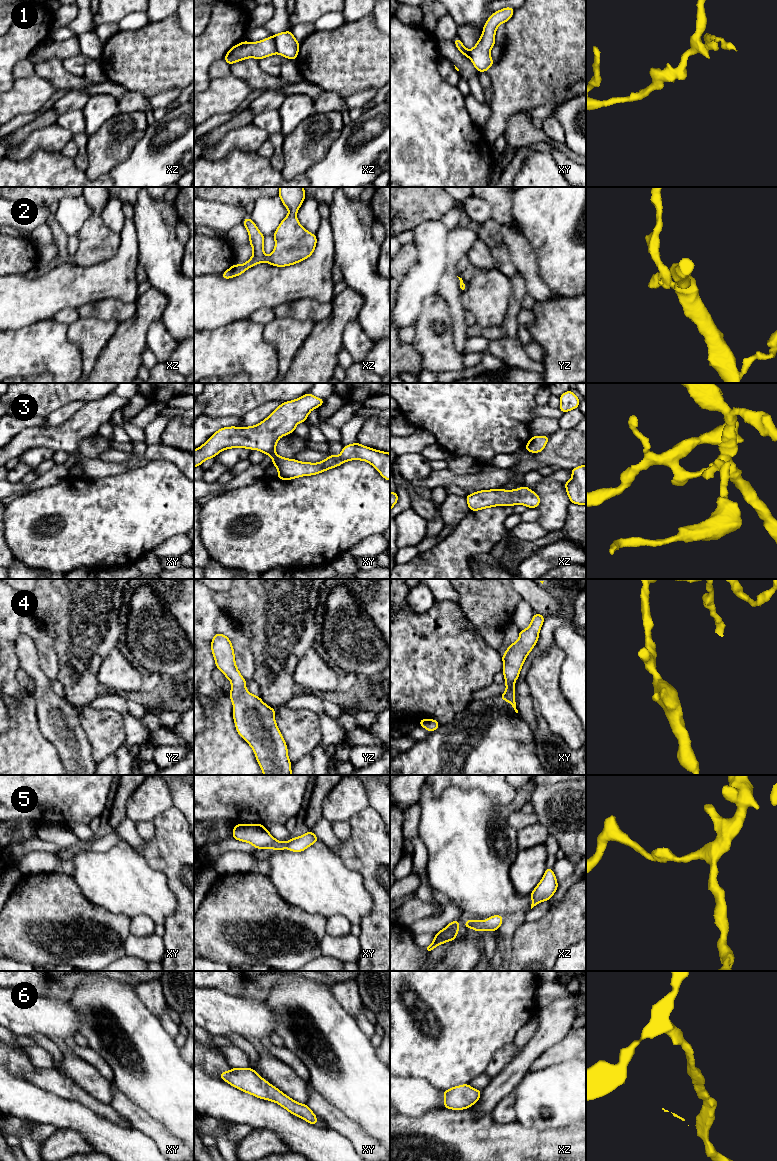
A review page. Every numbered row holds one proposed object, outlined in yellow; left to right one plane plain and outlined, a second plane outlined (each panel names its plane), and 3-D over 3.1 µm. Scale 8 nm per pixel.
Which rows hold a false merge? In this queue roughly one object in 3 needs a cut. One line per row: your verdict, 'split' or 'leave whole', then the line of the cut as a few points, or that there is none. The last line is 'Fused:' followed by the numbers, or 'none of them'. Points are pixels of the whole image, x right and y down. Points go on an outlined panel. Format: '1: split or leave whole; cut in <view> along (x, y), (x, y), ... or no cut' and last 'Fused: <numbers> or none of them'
1: split; cut in xz along (272, 36), (277, 52)
2: split; cut in xz along (266, 257), (267, 261)
3: leave whole; no cut
4: leave whole; no cut
5: leave whole; no cut
6: leave whole; no cut
Fused: 1, 2

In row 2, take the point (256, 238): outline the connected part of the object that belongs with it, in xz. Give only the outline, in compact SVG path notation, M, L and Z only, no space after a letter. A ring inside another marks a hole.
M249 218L244 219L243 225L248 231L250 245L253 248L252 257L244 264L233 264L228 270L226 270L221 277L223 279L230 279L238 275L243 274L247 269L253 267L259 263L267 262L267 256L263 250L265 236L259 231L256 224Z

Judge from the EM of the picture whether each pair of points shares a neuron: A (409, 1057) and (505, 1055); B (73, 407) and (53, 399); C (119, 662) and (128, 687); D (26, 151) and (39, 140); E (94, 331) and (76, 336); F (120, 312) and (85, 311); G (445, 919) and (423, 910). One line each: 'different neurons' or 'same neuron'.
A: different neurons
B: different neurons
C: same neuron
D: same neuron
E: same neuron
F: same neuron
G: different neurons

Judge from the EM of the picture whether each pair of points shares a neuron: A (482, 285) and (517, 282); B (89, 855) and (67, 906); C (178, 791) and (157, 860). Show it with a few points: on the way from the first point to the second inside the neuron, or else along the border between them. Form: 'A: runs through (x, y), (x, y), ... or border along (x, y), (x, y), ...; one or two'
A: border along (510, 279), (508, 306); two
B: border along (71, 876), (81, 892), (91, 901); two
C: border along (173, 805), (183, 815); two

